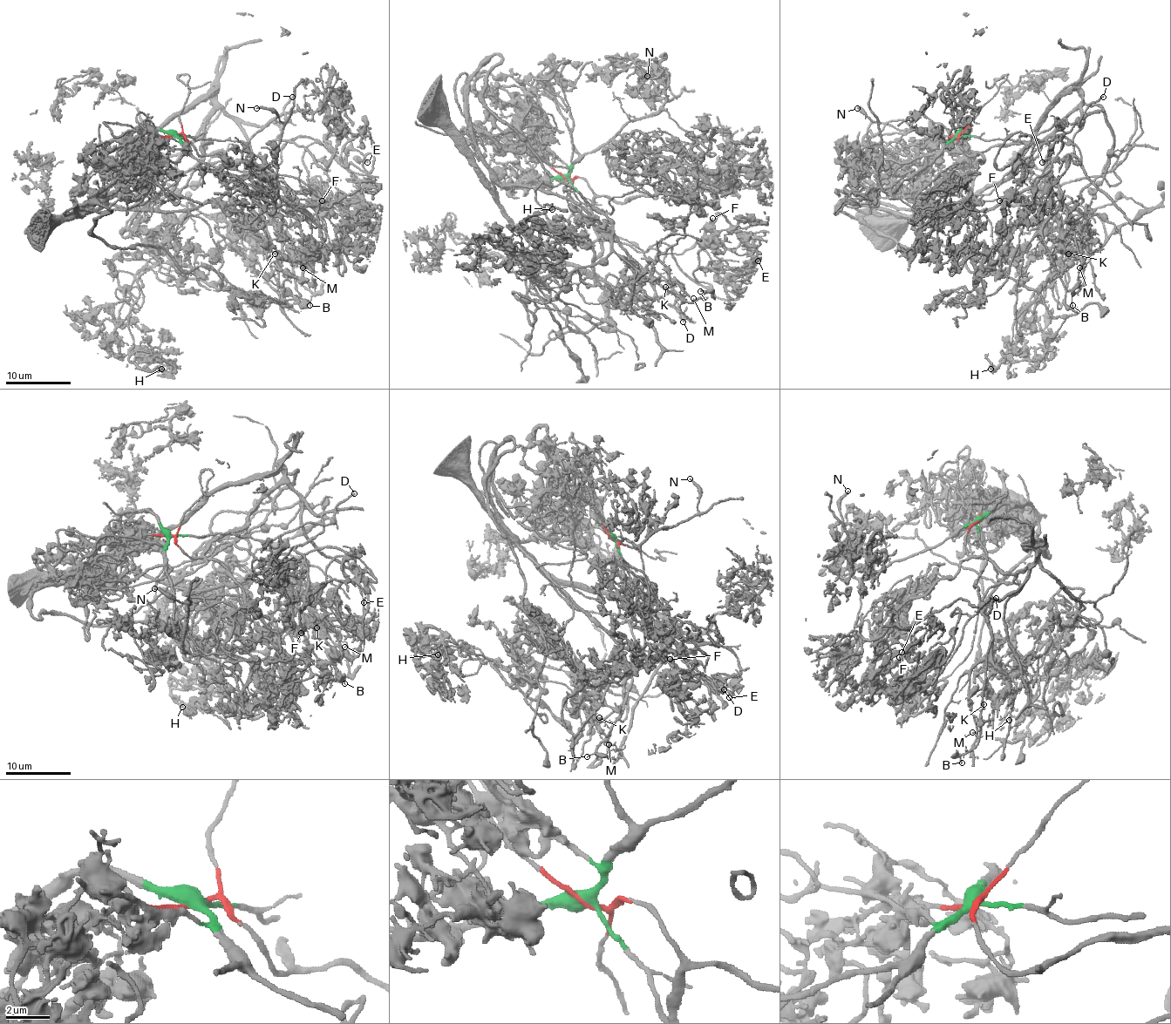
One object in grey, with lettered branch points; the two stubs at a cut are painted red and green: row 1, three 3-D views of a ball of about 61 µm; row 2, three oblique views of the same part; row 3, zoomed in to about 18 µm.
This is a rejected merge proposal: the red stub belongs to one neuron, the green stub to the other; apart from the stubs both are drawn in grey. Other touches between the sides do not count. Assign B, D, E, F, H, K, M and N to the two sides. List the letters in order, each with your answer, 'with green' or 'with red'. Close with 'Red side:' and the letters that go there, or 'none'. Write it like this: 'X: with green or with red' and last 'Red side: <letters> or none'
B: with green
D: with green
E: with red
F: with red
H: with red
K: with green
M: with green
N: with green
Red side: E, F, H

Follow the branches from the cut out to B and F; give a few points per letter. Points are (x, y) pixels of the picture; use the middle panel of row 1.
B: (566, 178), (521, 187), (489, 186), (541, 187), (579, 202), (643, 275), (683, 301), (691, 301), (701, 291)
F: (566, 178), (593, 191), (593, 259), (666, 242), (705, 287), (712, 218)

